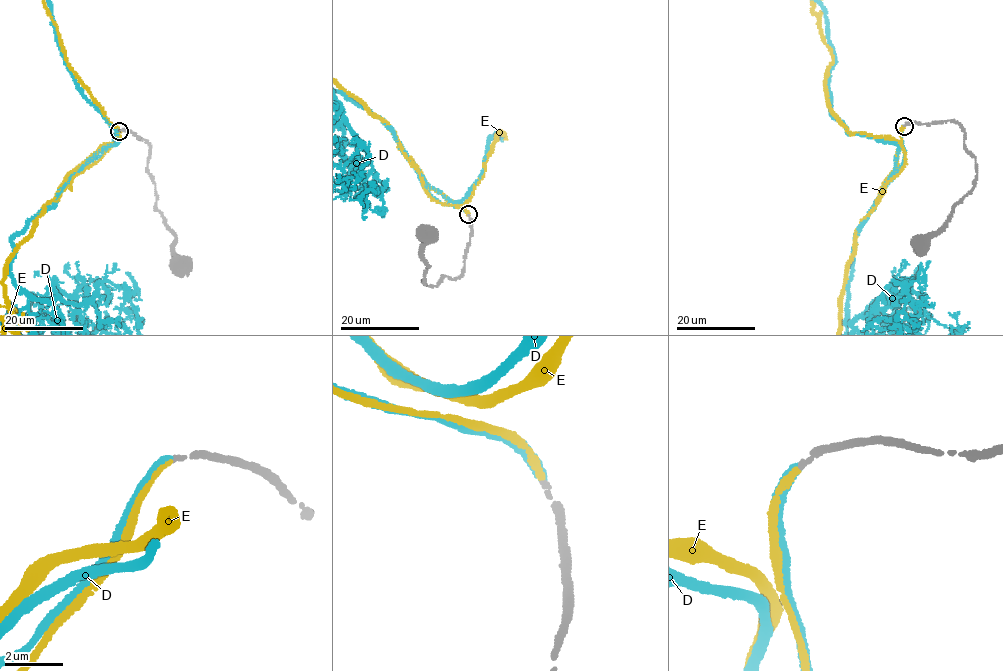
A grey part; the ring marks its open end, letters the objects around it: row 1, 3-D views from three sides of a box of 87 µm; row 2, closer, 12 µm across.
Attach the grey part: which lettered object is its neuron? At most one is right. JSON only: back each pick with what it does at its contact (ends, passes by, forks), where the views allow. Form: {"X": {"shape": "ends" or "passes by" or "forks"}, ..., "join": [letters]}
{"E": {"shape": "ends"}, "join": ["E"]}

